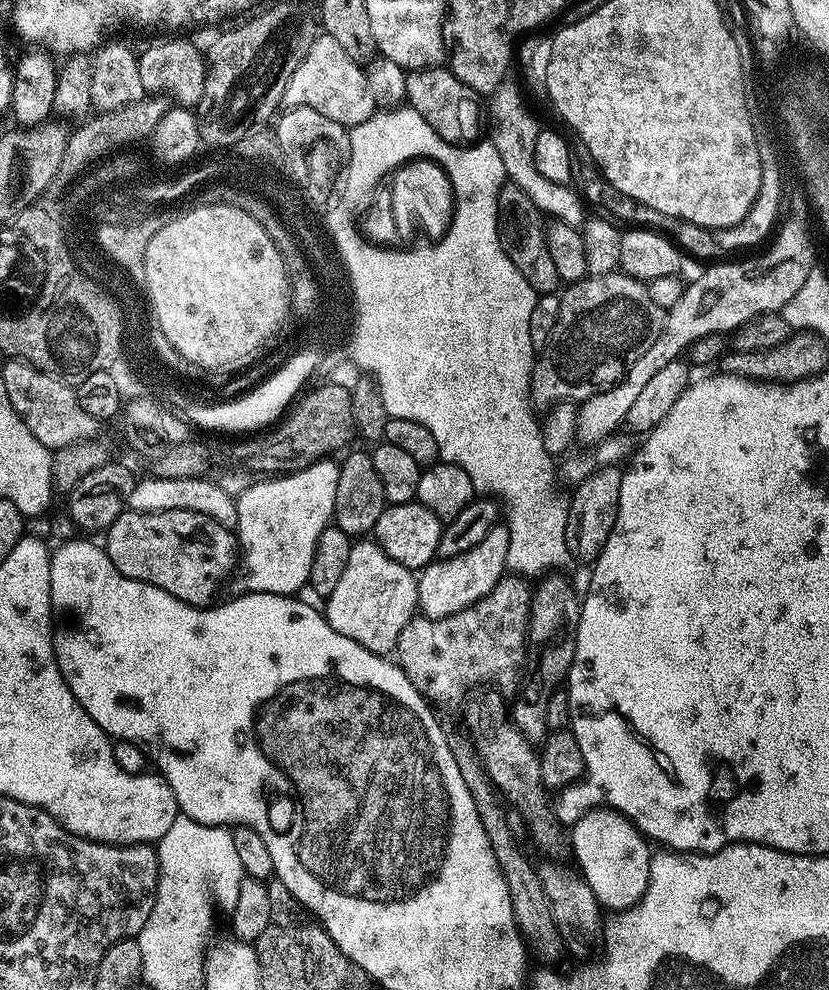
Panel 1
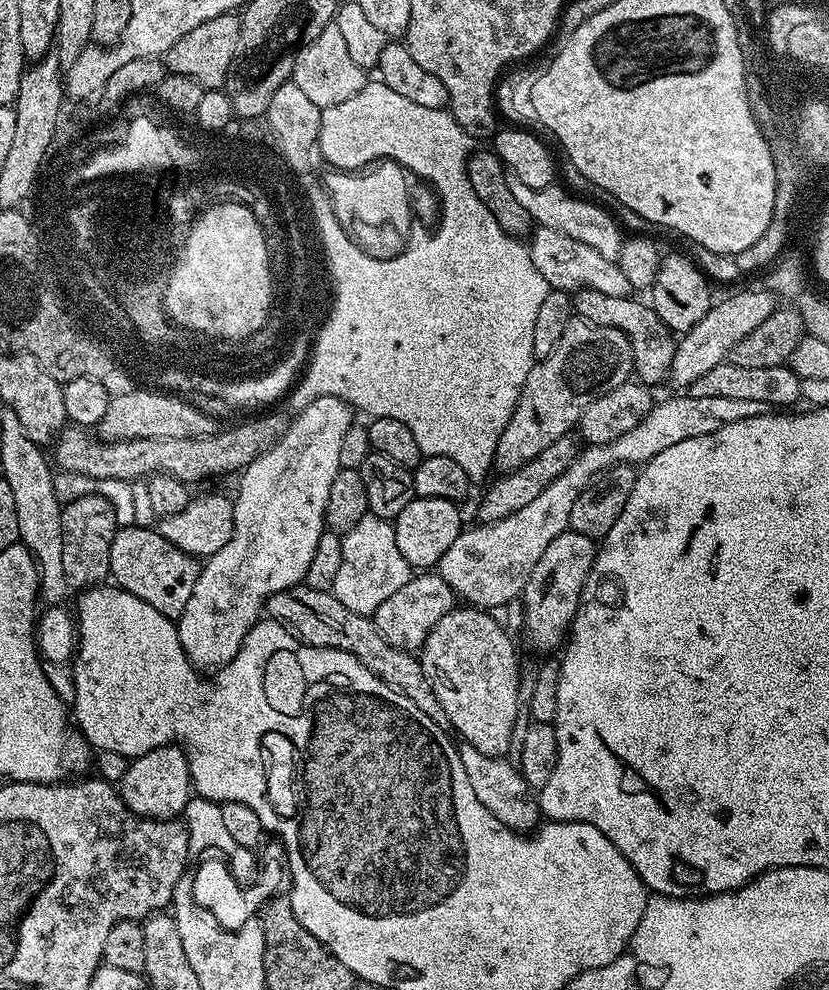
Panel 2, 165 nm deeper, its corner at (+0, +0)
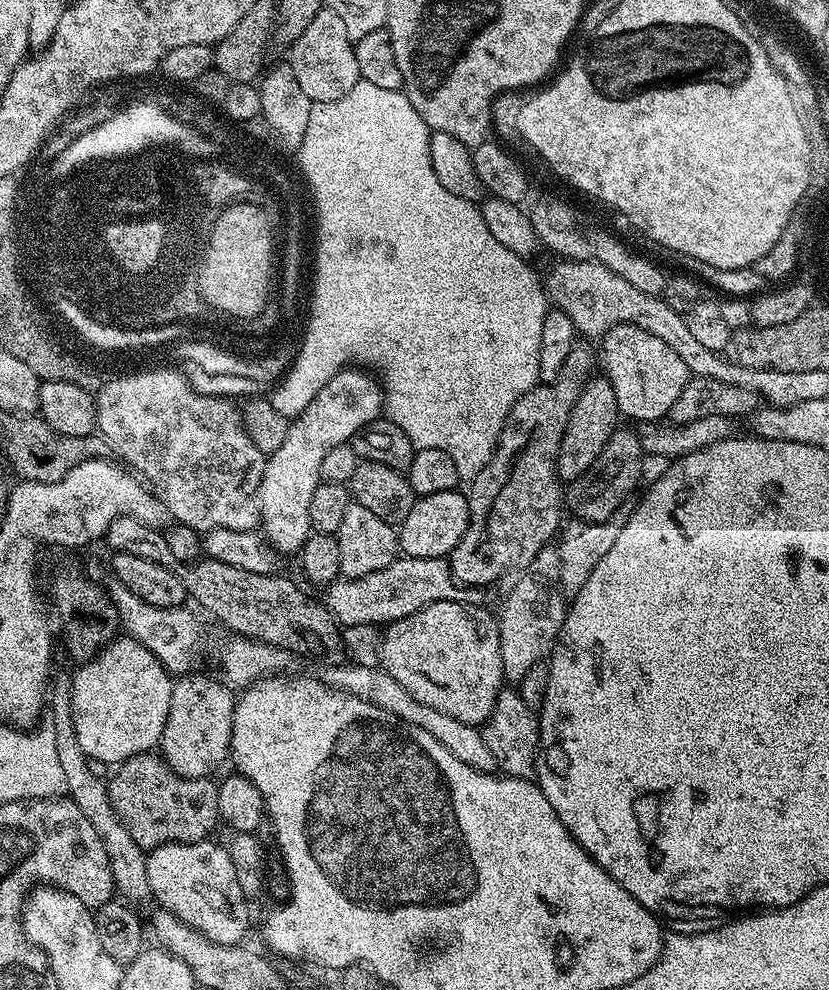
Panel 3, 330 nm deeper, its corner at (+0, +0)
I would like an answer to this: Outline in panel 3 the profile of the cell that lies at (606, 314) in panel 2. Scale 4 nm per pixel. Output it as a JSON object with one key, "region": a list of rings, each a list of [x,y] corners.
{"region":[[[633,324],[614,326],[599,344],[604,351],[602,372],[614,390],[614,398],[618,398],[621,417],[628,419],[629,416],[639,422],[663,421],[671,413],[678,394],[688,385],[690,373],[686,362],[682,362],[662,338],[654,338],[654,334]]]}

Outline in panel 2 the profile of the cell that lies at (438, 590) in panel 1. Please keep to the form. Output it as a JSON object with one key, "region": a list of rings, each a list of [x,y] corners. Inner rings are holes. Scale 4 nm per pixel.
{"region":[[[424,570],[413,575],[411,580],[397,590],[391,598],[386,598],[382,606],[374,613],[376,628],[387,638],[390,646],[401,648],[404,652],[415,653],[424,647],[424,640],[428,631],[454,607],[454,593],[435,571]],[[453,600],[453,601],[452,601]]]}

